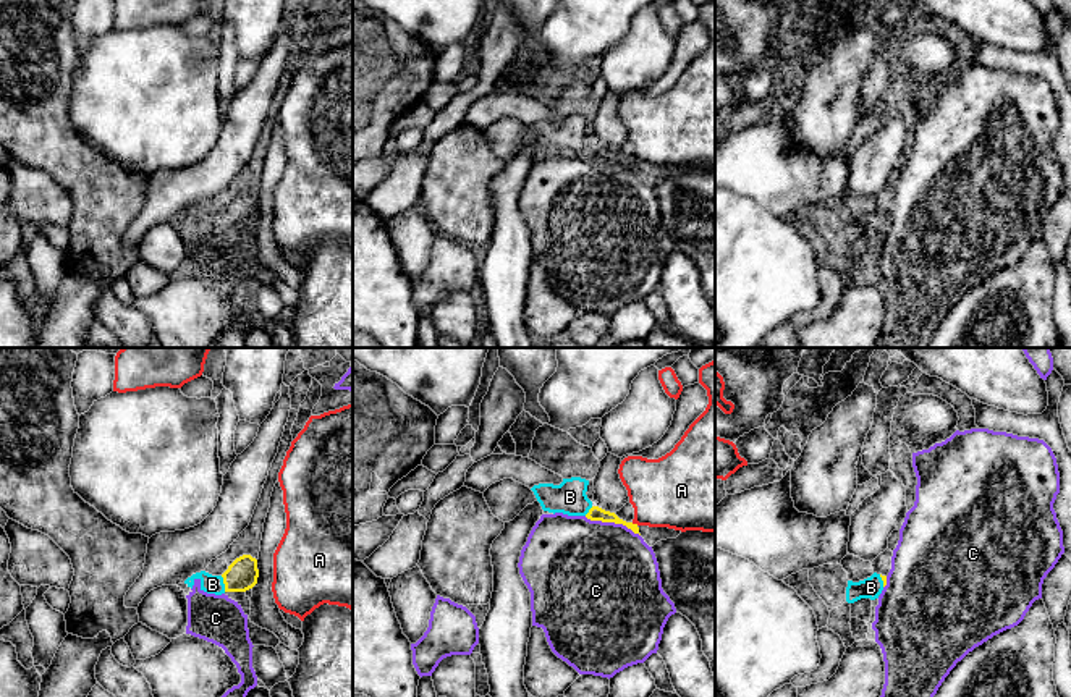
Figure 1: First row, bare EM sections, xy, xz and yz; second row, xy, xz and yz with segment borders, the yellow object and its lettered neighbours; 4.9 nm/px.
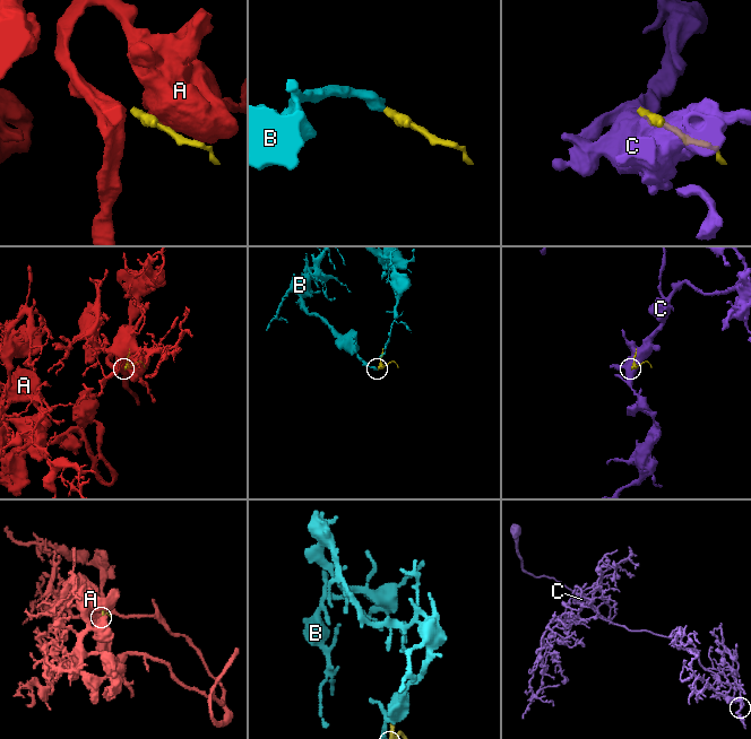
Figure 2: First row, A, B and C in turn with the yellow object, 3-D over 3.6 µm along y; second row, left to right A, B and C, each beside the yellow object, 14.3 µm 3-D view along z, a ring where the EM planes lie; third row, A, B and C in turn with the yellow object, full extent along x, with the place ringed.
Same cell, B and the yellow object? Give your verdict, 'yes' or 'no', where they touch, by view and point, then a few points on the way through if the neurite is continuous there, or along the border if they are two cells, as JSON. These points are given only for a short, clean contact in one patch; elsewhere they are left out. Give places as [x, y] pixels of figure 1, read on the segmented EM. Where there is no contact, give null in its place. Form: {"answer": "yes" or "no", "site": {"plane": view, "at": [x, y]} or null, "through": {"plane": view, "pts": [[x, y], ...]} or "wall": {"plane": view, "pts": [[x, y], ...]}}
{"answer": "yes", "site": {"plane": "xy", "at": [224, 582]}, "through": {"plane": "xy", "pts": [[241, 574], [224, 582], [212, 584]]}}

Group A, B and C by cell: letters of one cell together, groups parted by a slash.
A / B / C

